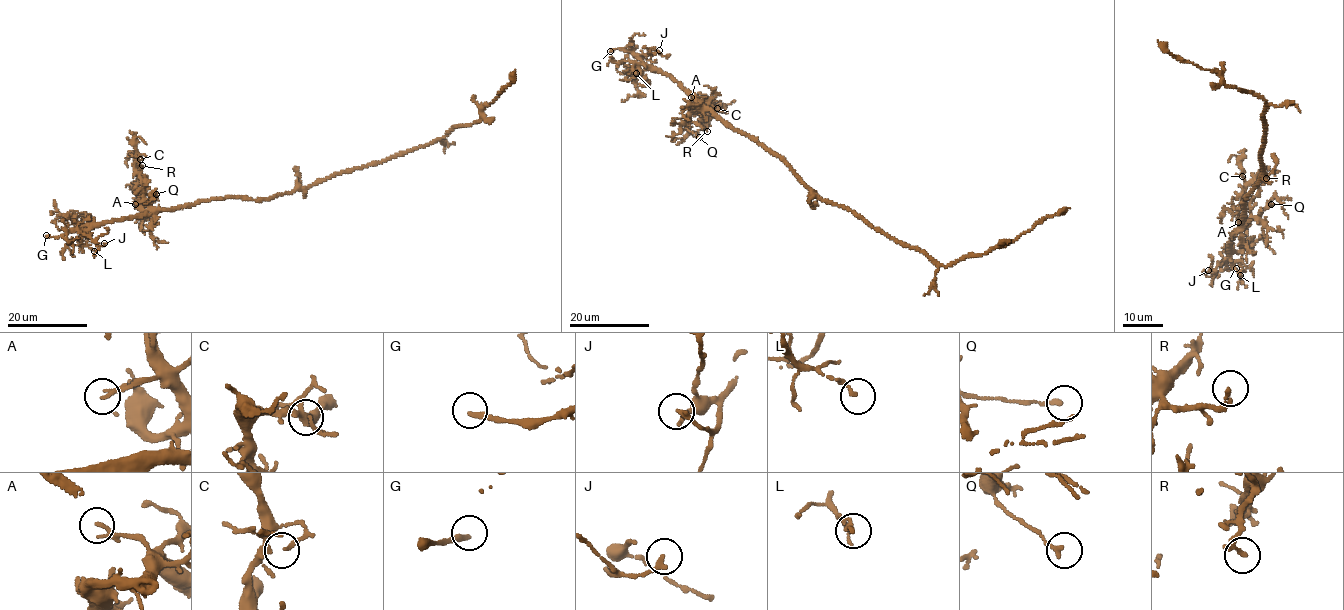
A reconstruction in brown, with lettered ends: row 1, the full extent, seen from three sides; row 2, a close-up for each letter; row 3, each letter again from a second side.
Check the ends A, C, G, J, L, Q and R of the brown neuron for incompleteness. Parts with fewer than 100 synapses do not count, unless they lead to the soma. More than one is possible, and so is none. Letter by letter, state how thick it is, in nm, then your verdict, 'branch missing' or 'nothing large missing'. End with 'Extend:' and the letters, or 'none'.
A: 190 nm thick; nothing large missing
C: 150 nm thick; nothing large missing
G: 240 nm thick; branch missing
J: 200 nm thick; nothing large missing
L: 170 nm thick; nothing large missing
Q: 180 nm thick; nothing large missing
R: 120 nm thick; nothing large missing
Extend: G

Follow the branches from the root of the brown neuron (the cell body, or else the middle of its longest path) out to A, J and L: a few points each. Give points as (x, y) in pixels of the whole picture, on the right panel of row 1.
A: (1263, 171), (1246, 197), (1246, 211), (1240, 222), (1242, 223), (1238, 218), (1238, 222)
J: (1263, 171), (1245, 200), (1246, 211), (1230, 242), (1232, 249), (1229, 258), (1219, 263), (1214, 274), (1208, 270)
L: (1263, 171), (1246, 197), (1244, 216), (1229, 243), (1232, 266), (1240, 275)

